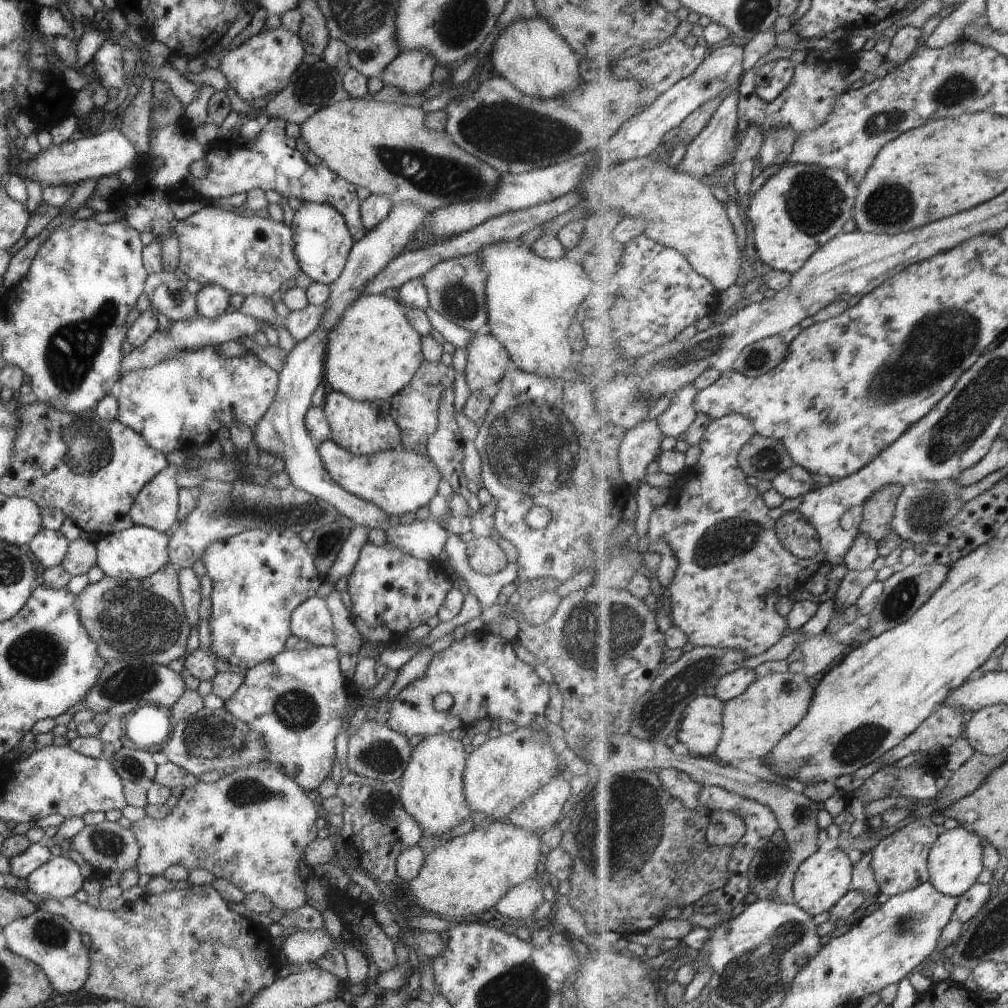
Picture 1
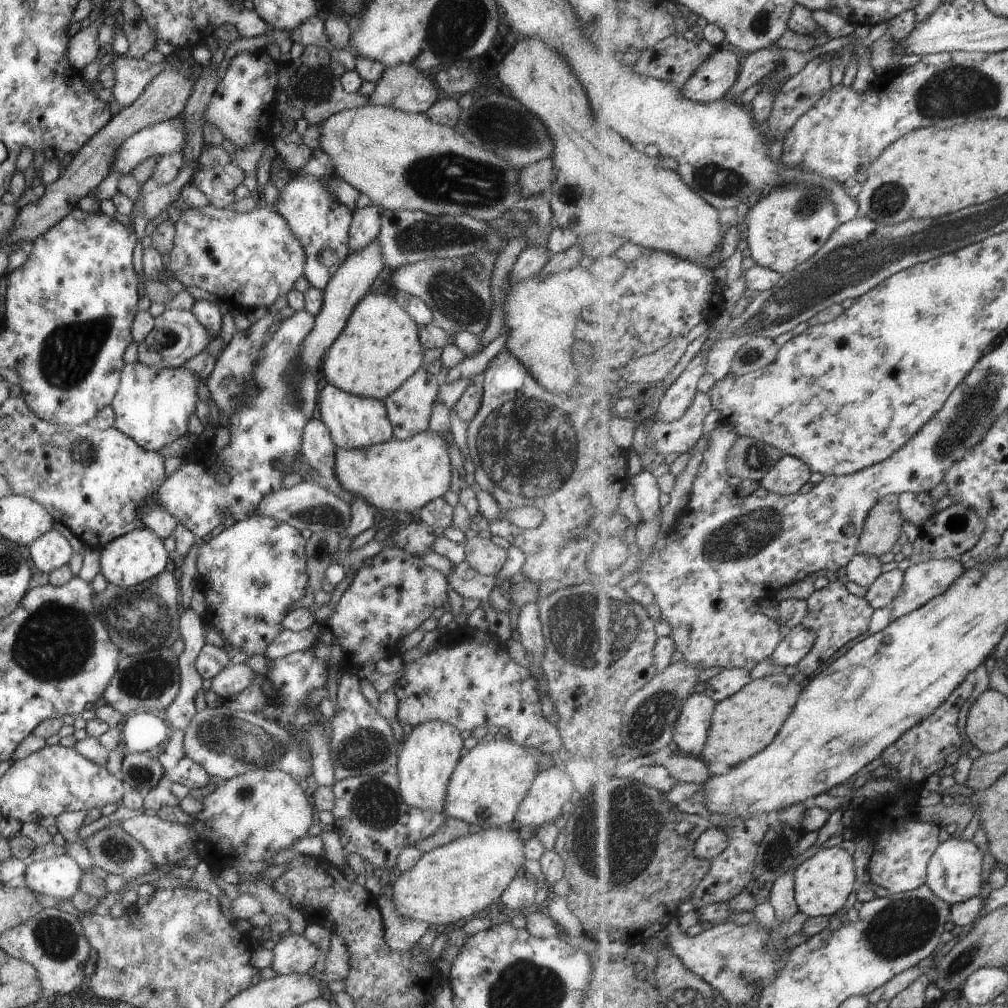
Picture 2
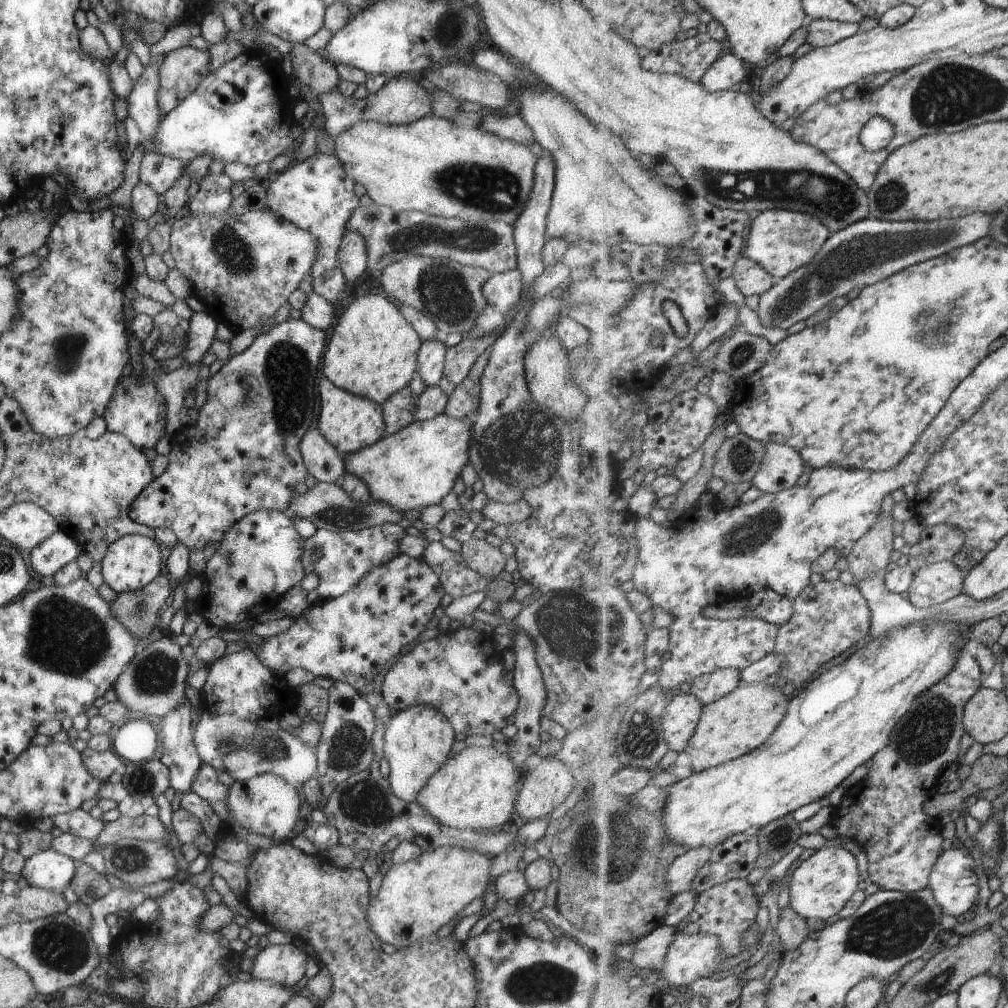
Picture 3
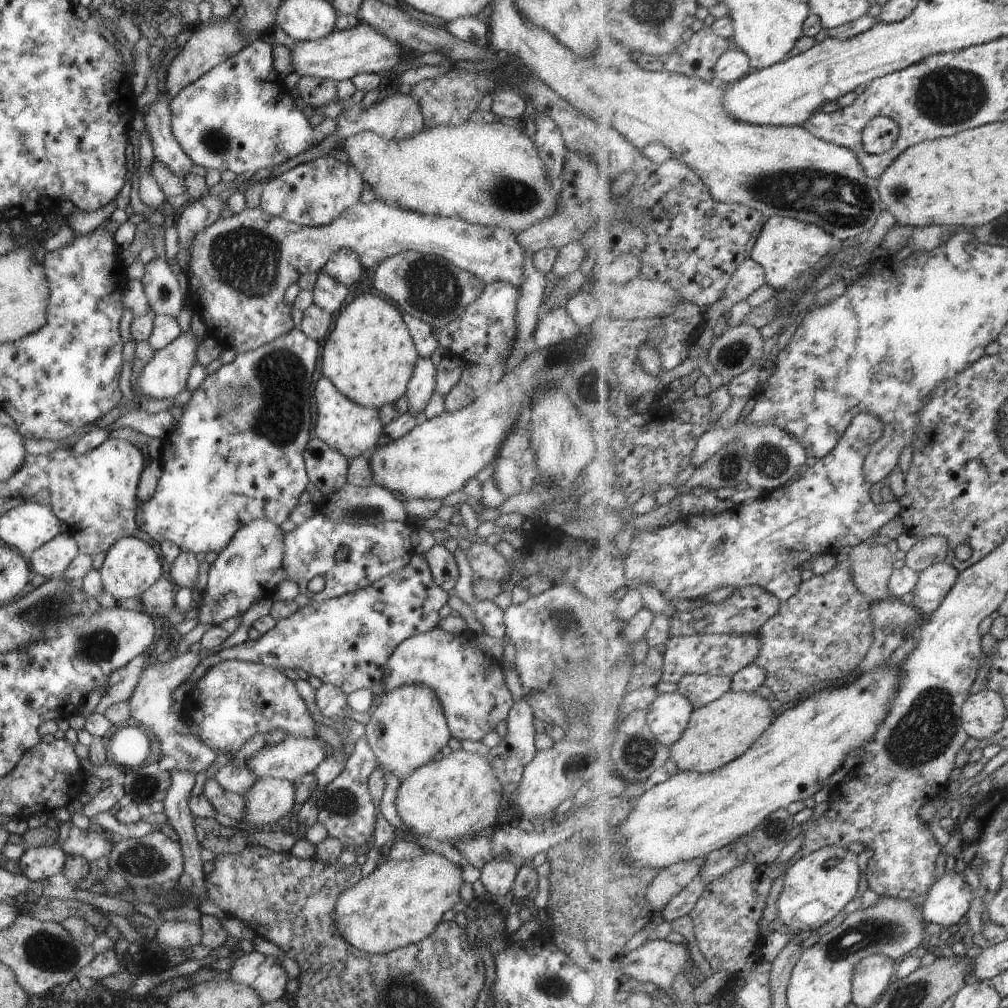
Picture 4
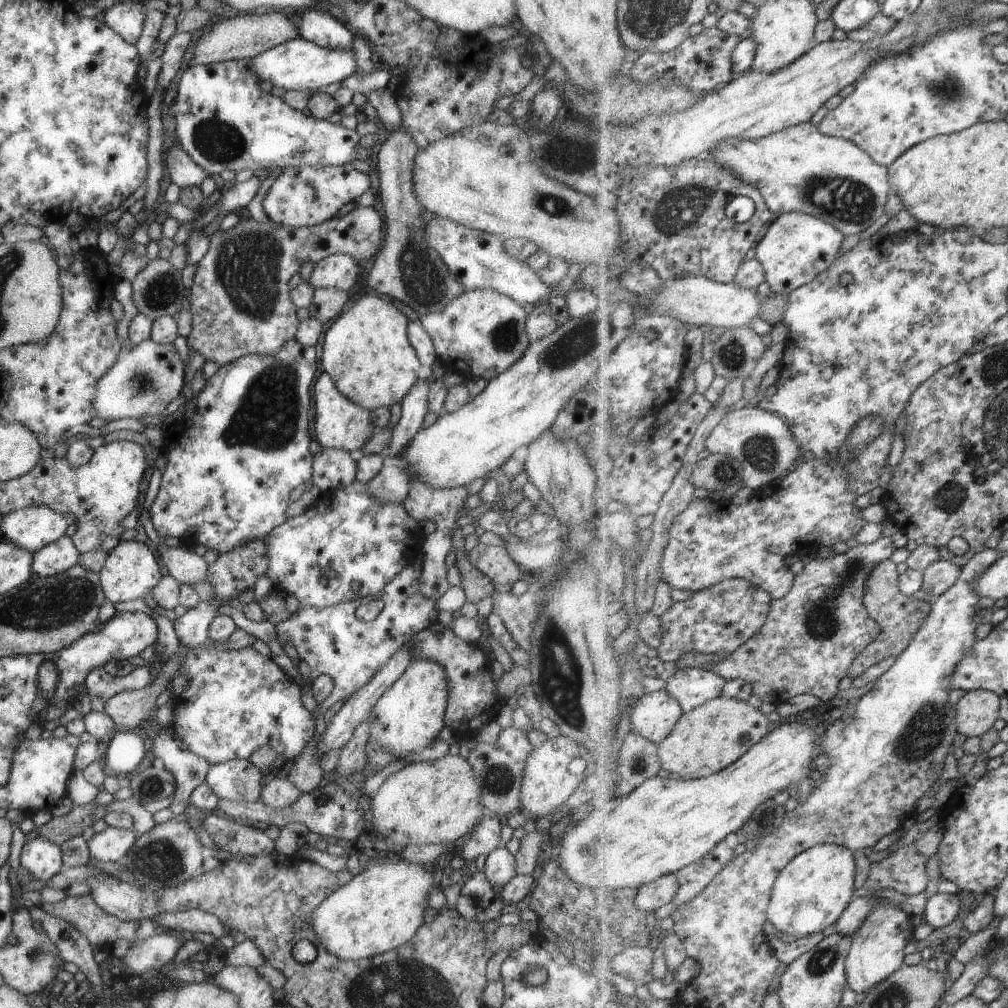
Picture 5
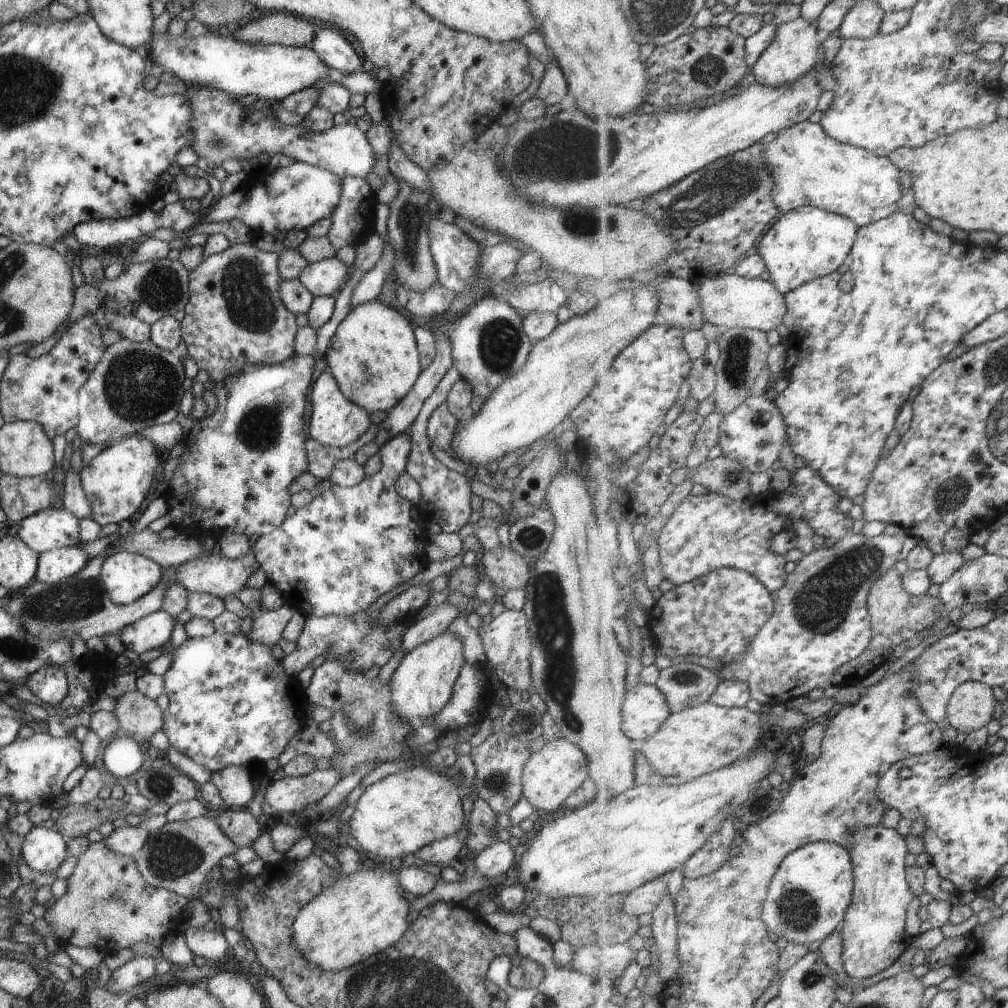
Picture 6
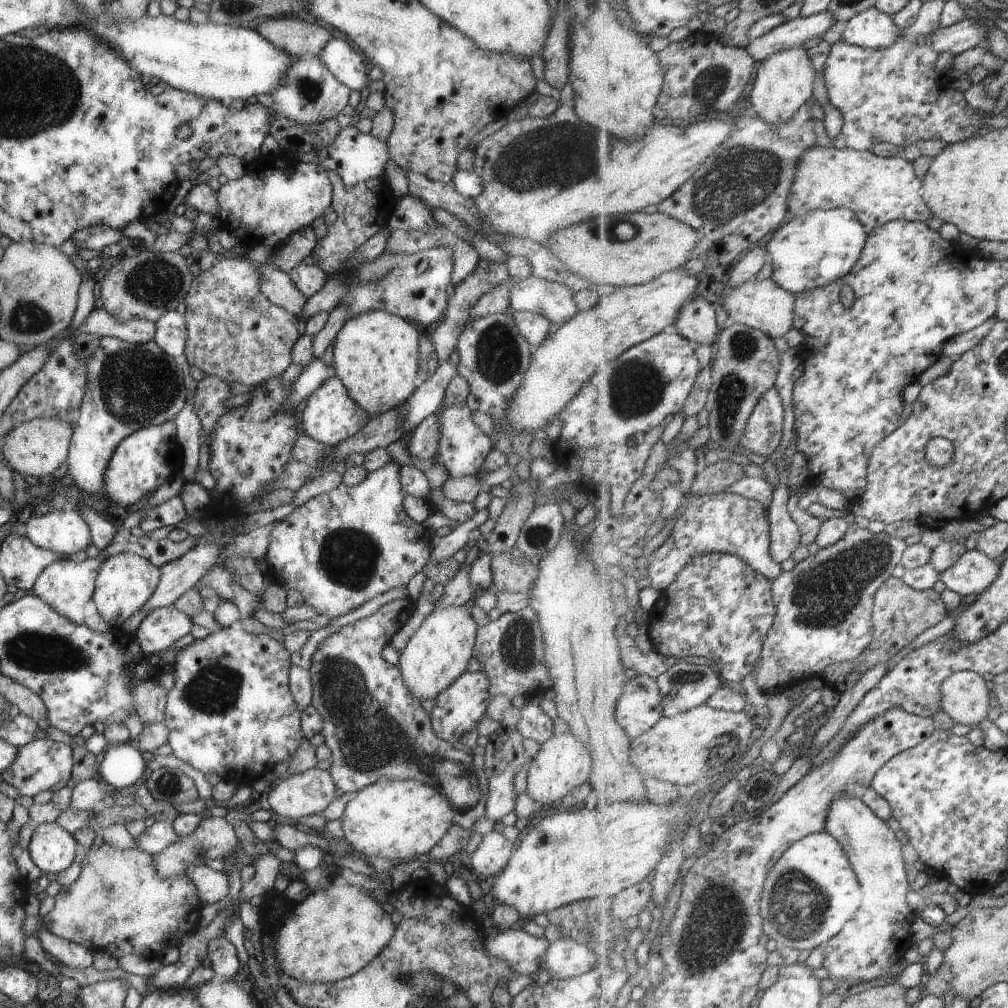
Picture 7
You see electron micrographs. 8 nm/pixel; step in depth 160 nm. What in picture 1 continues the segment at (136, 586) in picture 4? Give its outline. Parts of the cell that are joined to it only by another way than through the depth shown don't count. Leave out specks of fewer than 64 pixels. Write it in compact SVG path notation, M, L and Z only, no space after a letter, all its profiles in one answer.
M141 525L101 537L96 546L96 565L104 575L113 576L117 580L142 579L153 574L168 562L168 537L159 531Z

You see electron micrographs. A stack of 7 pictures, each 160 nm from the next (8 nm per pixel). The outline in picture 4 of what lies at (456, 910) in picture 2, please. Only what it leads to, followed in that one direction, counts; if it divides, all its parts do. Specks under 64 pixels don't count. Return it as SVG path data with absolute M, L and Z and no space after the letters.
M425 851L417 858L396 861L387 858L375 867L375 870L367 876L362 876L359 882L346 888L338 897L334 904L332 921L336 924L336 929L340 935L353 948L366 953L387 953L396 948L416 943L423 937L429 936L430 932L441 921L441 916L449 910L458 900L459 886L461 880L462 867L455 865L441 854Z

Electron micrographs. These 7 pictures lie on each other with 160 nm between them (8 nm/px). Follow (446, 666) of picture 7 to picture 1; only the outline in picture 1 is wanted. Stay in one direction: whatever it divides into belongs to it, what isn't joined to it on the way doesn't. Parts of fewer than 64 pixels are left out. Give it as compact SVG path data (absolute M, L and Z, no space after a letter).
M447 733L427 735L412 751L403 774L398 778L401 806L417 821L423 837L440 837L472 813L463 794L463 771L467 760L463 744Z

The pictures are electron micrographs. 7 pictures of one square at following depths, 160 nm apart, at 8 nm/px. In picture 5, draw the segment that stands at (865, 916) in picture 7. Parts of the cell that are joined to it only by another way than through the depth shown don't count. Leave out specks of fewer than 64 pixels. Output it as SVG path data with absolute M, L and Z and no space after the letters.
M889 900L877 902L875 910L867 914L867 920L863 920L853 936L851 951L845 962L848 987L859 998L865 996L869 990L888 980L889 976L905 966L905 948L907 944L915 941L915 927L910 924L909 914Z

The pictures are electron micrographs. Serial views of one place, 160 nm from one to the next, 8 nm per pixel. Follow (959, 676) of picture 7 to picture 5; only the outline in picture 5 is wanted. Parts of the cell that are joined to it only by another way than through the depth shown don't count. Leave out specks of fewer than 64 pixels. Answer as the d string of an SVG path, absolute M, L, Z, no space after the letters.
M989 690L965 692L956 704L957 730L965 737L981 737L1000 719L1000 697Z

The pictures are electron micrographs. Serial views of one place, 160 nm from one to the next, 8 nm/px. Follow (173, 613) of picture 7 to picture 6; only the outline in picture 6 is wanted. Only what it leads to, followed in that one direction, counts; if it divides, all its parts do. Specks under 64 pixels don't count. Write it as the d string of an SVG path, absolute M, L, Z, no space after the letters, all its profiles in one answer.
M160 609L121 628L118 632L119 641L125 650L138 656L143 652L160 648L165 640L170 639L173 626L174 618Z

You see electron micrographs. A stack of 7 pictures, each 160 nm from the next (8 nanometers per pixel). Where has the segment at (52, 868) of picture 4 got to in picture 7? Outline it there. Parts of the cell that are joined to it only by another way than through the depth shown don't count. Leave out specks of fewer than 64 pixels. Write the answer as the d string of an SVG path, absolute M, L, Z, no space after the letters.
M53 822L34 826L26 849L40 872L56 874L71 864L75 845L74 836Z

